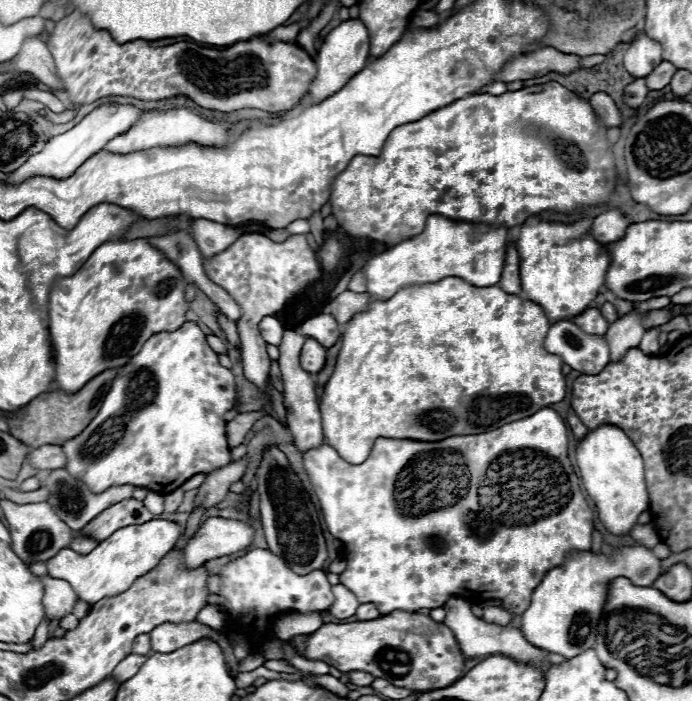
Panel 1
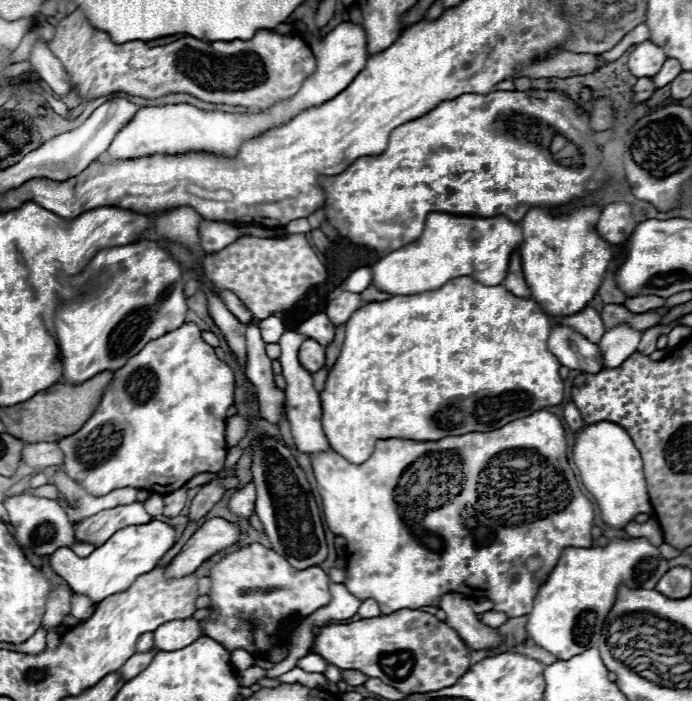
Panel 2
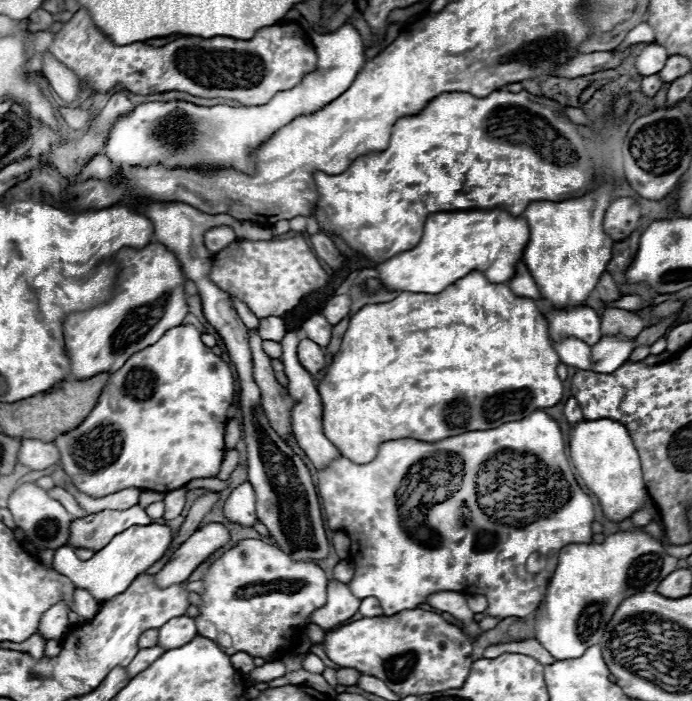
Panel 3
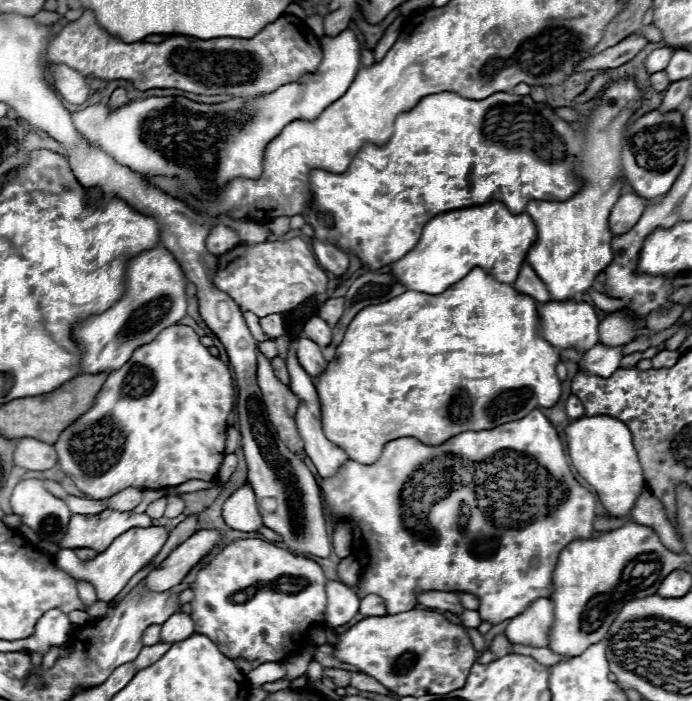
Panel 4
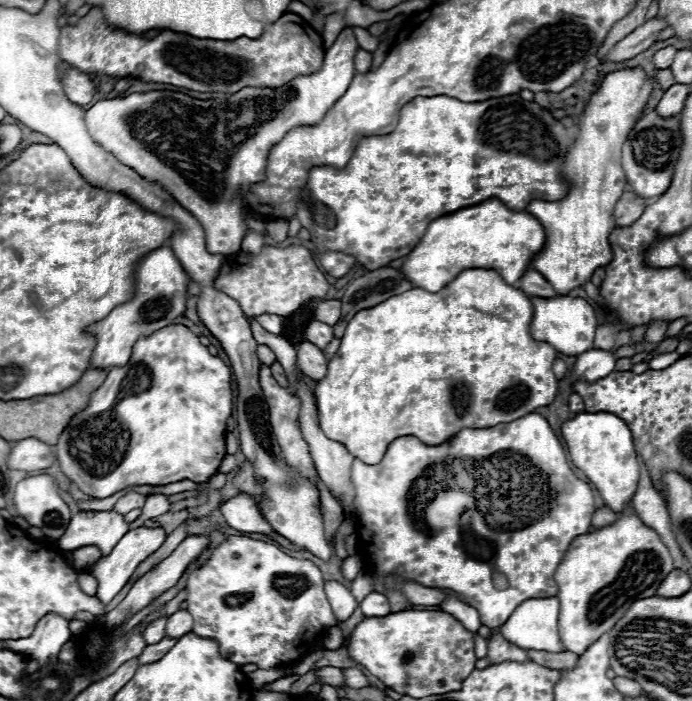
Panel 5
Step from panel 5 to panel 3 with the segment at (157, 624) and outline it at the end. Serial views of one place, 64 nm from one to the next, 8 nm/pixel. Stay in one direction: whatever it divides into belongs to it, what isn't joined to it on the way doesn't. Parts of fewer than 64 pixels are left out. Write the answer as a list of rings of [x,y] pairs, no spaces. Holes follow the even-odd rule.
[[[150,628],[140,636],[140,648],[152,648],[158,644],[158,628]]]

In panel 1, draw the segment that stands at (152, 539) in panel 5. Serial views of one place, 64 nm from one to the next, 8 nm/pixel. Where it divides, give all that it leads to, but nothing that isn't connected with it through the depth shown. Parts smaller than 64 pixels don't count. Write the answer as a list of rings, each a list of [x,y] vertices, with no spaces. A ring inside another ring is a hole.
[[[150,520],[138,526],[126,526],[114,532],[110,538],[100,542],[90,554],[82,556],[70,548],[62,548],[56,556],[48,560],[48,574],[70,582],[78,598],[94,604],[102,598],[110,598],[126,592],[138,576],[150,572],[174,546],[182,530],[176,522],[170,520]]]

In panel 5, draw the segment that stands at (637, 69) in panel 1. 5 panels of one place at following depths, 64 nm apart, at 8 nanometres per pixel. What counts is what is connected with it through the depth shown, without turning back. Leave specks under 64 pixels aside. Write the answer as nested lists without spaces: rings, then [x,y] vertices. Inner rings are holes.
[[[668,46],[668,48],[662,48],[656,52],[654,56],[654,66],[656,68],[668,68],[672,62],[674,62],[674,56],[676,56],[676,48],[674,46]]]

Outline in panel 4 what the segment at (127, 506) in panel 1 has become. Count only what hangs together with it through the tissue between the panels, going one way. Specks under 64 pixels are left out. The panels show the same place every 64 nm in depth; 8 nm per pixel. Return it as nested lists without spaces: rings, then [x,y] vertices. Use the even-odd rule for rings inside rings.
[[[104,510],[100,514],[74,514],[68,532],[60,540],[60,548],[94,548],[104,552],[122,532],[130,528],[152,526],[146,514],[130,516],[130,512]]]

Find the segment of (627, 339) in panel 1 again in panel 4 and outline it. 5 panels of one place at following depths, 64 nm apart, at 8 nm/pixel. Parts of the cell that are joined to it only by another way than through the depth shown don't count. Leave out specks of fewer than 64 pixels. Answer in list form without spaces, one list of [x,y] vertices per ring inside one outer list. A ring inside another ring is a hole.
[[[596,344],[588,352],[584,352],[584,358],[580,360],[578,370],[586,372],[590,376],[608,378],[612,372],[618,370],[620,360],[622,360],[622,346]]]

